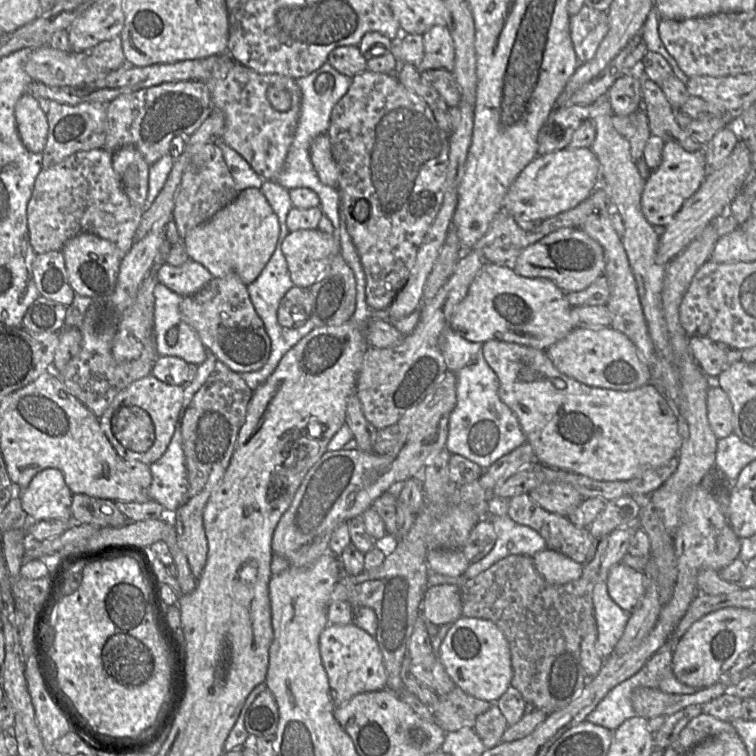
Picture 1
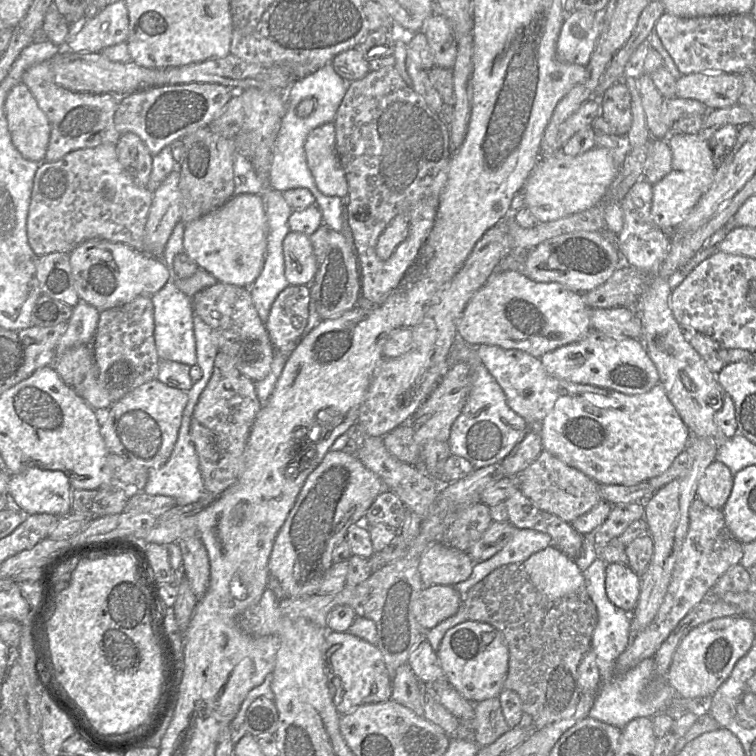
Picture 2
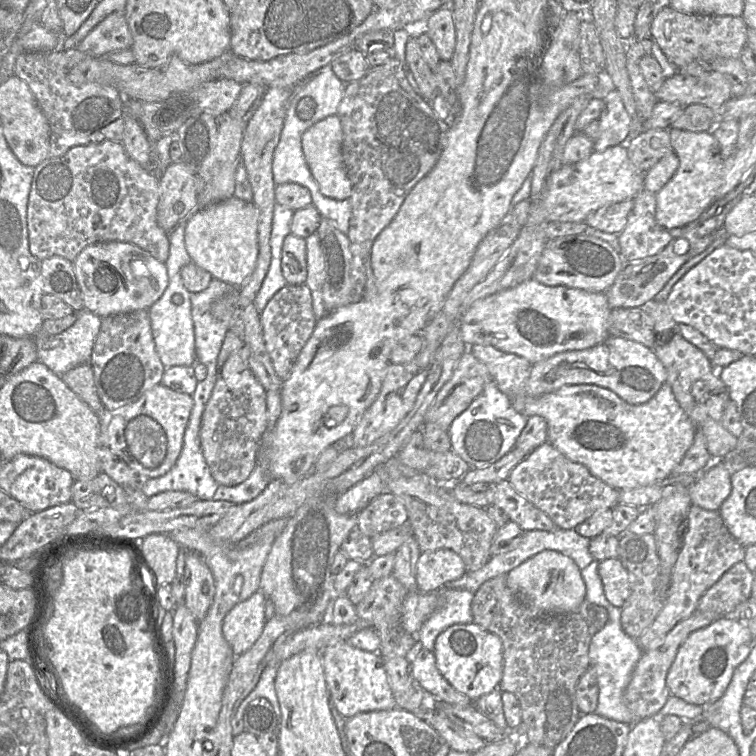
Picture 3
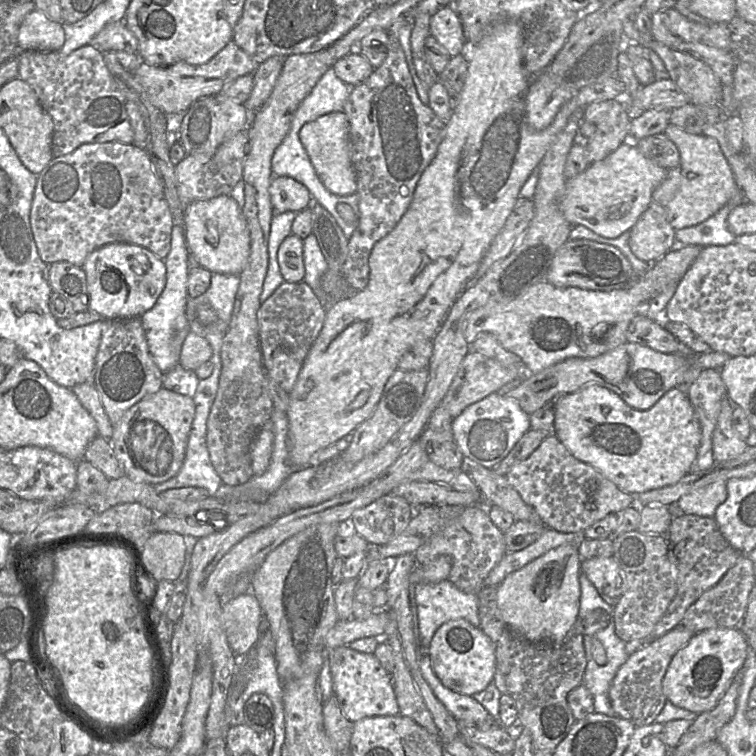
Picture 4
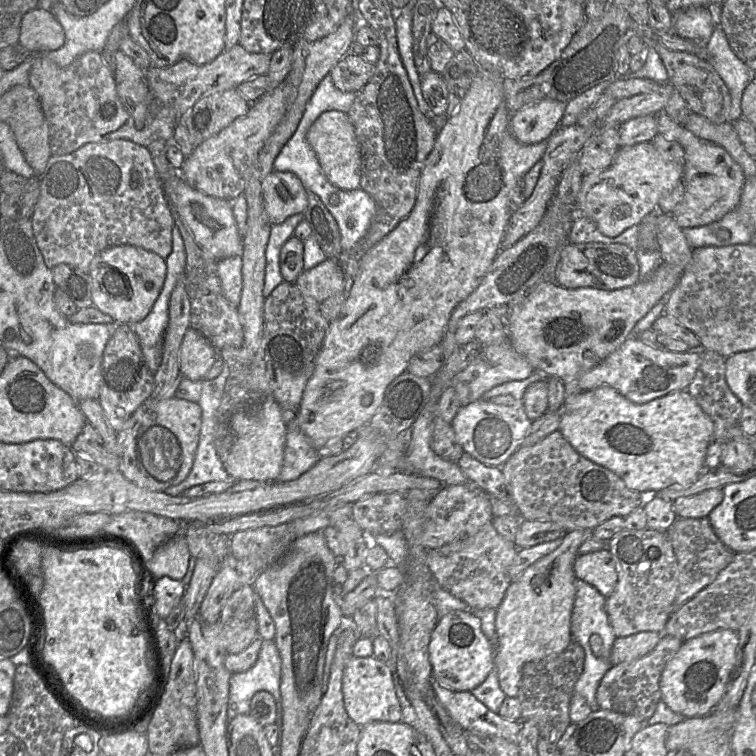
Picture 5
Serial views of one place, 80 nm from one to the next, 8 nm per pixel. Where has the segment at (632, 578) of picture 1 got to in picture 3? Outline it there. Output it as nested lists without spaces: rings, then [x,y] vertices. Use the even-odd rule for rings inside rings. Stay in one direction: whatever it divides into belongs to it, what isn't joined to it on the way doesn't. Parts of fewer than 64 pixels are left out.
[[[612,558],[599,562],[598,574],[606,599],[614,607],[621,608],[631,592],[628,571],[618,558]]]

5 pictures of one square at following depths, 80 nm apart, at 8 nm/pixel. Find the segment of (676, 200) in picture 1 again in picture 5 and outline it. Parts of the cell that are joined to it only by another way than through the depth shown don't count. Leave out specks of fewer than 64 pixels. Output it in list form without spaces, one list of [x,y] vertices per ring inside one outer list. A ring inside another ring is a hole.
[[[664,111],[656,115],[658,134],[680,143],[684,149],[684,194],[670,215],[683,228],[710,224],[734,210],[740,201],[746,177],[741,167],[718,144],[701,139],[675,122]]]

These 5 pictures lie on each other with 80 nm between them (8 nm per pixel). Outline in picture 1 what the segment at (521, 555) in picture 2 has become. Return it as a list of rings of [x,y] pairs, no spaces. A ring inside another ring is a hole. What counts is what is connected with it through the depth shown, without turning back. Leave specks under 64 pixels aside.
[[[507,514],[490,516],[497,539],[492,550],[483,559],[470,563],[464,573],[465,581],[486,571],[493,564],[510,555],[532,557],[535,553],[546,549],[544,538],[534,529],[517,524]]]

